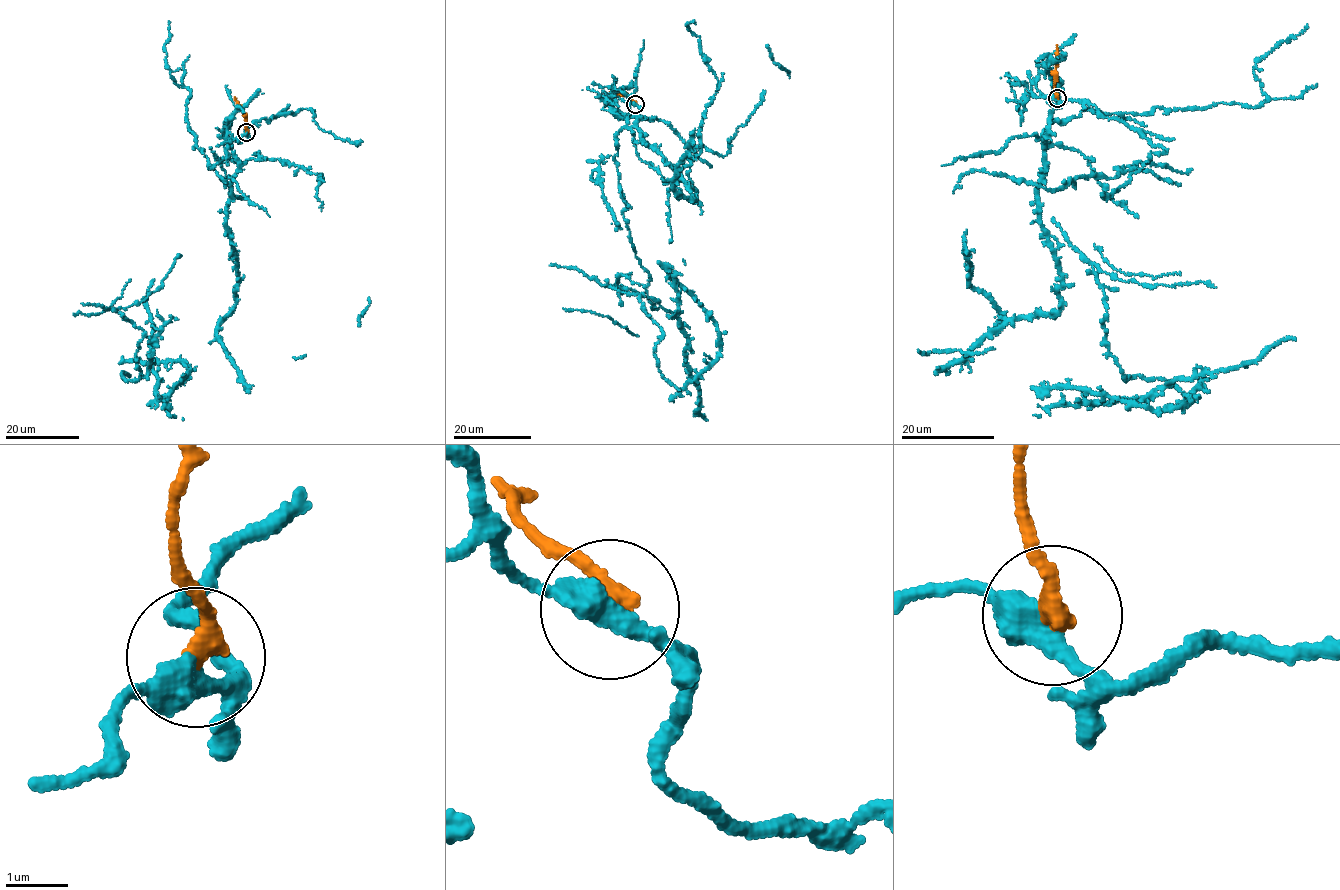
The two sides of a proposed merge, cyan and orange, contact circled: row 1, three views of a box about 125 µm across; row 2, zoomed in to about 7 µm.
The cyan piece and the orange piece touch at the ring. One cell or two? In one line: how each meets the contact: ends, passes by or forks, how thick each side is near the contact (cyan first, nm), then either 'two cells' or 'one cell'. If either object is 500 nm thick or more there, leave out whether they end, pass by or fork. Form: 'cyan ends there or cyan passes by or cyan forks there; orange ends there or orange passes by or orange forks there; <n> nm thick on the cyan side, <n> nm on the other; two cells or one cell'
cyan passes by; orange ends there; 420 nm thick on the cyan side, 360 nm on the other; two cells

